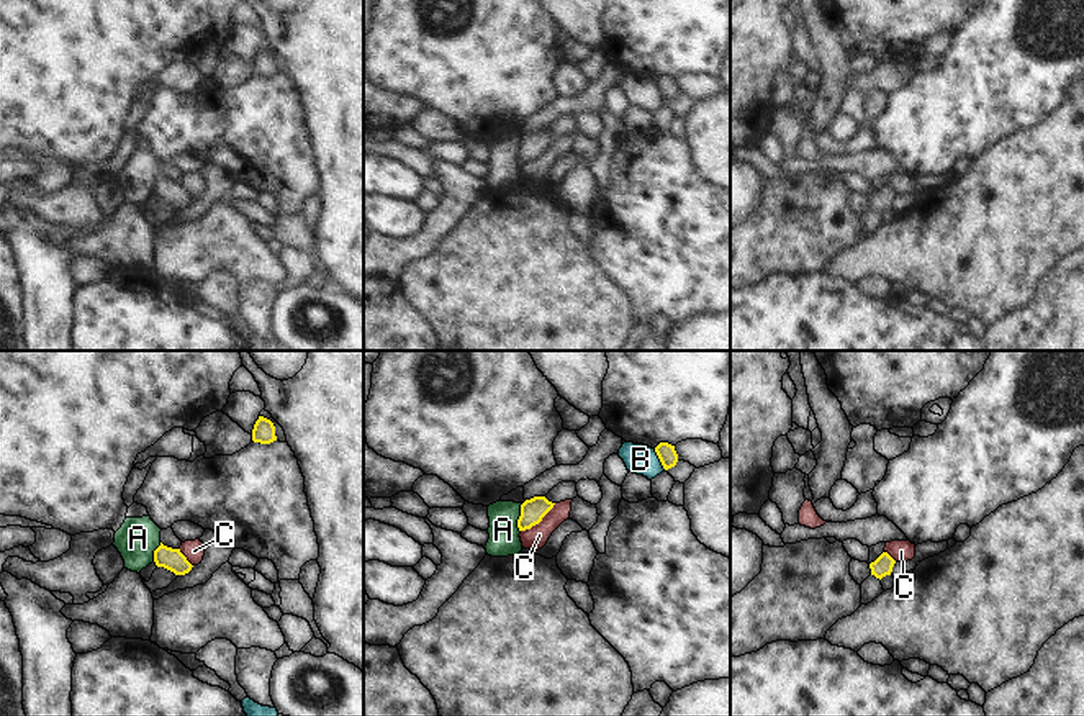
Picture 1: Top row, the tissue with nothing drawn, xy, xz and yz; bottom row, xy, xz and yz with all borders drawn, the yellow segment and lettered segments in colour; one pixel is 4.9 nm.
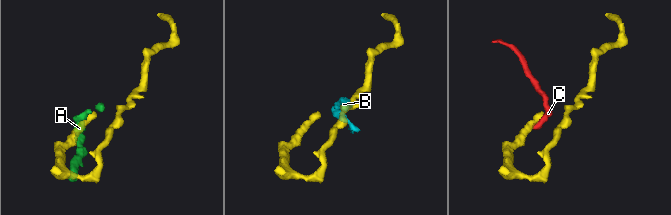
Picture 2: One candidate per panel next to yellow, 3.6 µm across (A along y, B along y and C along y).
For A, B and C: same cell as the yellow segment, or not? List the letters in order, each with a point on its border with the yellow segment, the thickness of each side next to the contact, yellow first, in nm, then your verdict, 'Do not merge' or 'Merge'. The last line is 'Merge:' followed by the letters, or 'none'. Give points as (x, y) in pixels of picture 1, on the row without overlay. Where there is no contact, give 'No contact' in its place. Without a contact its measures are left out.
A: Touches yellow at xz (519, 151). Thickness 120 nm (yellow) against 150 nm. Do not merge
B: Touches yellow at xz (659, 90). Thickness 90 nm (yellow) against 150 nm. Do not merge
C: Touches yellow at xz (539, 154). Thickness 120 nm (yellow) against 110 nm. Do not merge
Merge: none.

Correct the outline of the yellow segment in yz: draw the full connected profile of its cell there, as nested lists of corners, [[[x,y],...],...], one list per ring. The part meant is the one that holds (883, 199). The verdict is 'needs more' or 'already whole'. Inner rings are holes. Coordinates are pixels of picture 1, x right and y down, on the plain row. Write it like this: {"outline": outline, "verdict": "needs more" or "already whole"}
{"outline": [[[888,185],[869,197],[871,208],[861,216],[861,238],[871,236],[884,224],[881,211],[891,208],[894,197],[896,193]]], "verdict": "needs more"}

